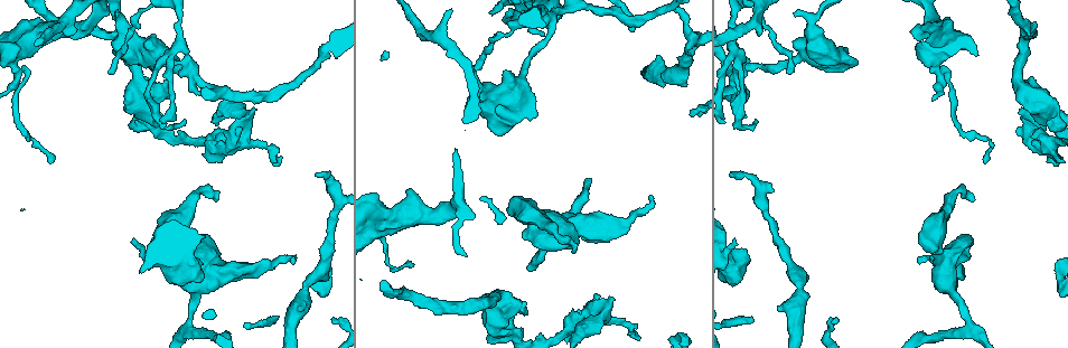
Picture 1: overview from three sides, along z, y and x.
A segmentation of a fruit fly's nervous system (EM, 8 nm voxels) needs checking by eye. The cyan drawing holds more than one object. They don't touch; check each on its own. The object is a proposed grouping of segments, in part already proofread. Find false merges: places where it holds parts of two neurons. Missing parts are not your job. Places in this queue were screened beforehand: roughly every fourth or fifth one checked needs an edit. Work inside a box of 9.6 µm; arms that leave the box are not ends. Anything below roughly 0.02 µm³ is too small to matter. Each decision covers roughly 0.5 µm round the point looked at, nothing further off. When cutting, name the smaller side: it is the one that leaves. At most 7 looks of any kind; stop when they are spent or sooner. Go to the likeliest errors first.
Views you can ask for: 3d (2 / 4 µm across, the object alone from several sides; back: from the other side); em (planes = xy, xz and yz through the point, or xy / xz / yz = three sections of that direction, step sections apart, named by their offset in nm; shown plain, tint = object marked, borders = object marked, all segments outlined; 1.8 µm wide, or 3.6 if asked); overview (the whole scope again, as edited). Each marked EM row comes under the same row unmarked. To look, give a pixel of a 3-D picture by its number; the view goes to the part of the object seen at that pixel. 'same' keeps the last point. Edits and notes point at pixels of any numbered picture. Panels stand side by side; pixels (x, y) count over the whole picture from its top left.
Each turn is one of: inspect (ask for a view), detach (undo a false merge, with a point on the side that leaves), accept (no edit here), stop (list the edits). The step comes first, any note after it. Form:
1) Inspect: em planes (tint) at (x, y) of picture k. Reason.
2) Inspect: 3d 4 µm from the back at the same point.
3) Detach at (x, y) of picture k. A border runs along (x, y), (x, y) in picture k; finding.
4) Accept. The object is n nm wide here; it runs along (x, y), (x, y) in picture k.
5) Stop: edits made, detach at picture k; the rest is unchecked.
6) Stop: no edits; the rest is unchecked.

Inspect: 3d 4 µm from the back at (195, 67) of picture 1. A narrow waist.

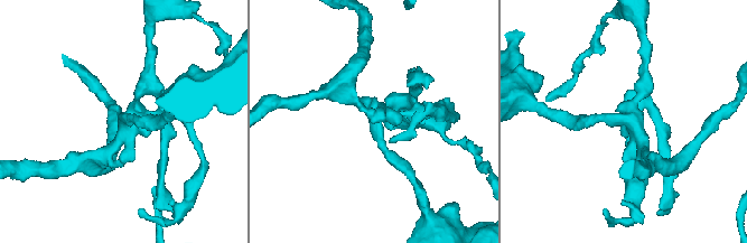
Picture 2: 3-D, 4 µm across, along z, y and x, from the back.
Inspect: em xz step 4 (tint) at (125, 119) of picture 2.

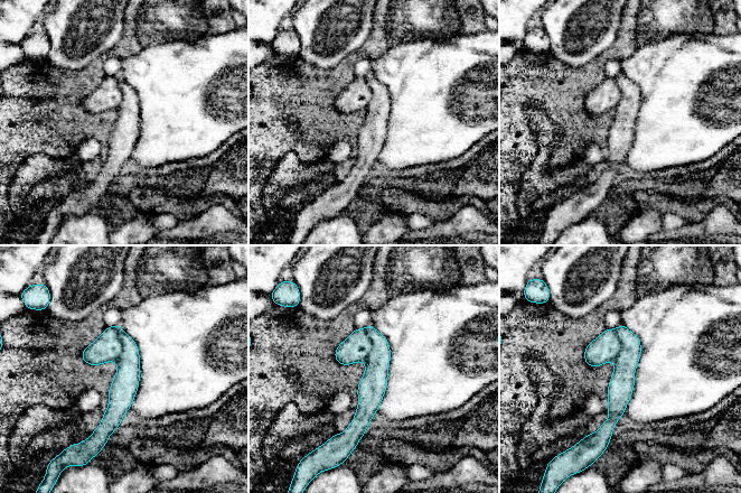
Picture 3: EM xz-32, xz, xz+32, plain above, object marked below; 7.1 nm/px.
Inspect: em planes (tint) at the same point.

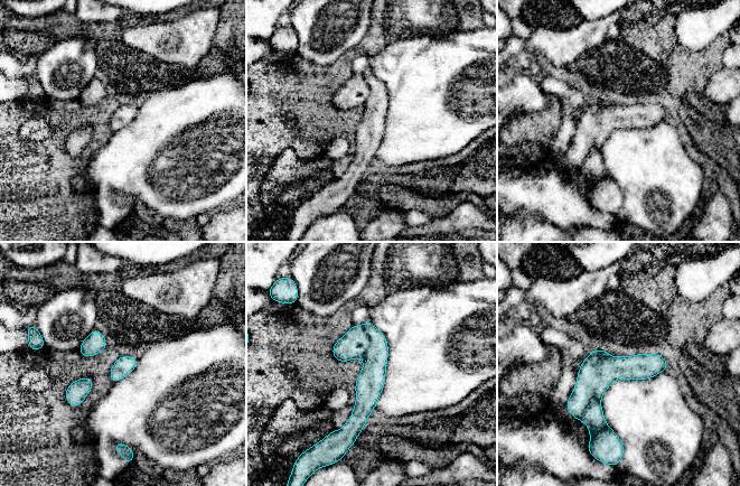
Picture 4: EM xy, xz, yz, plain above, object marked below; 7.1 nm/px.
Detach at (354, 344) of picture 4. A border runs along (362, 325), (370, 342), (363, 357) in picture 4; two neurons meet here.

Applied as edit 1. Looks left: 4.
Inspect: em yz step 16 (tint) at (17, 71) of picture 1. Calibre changes.

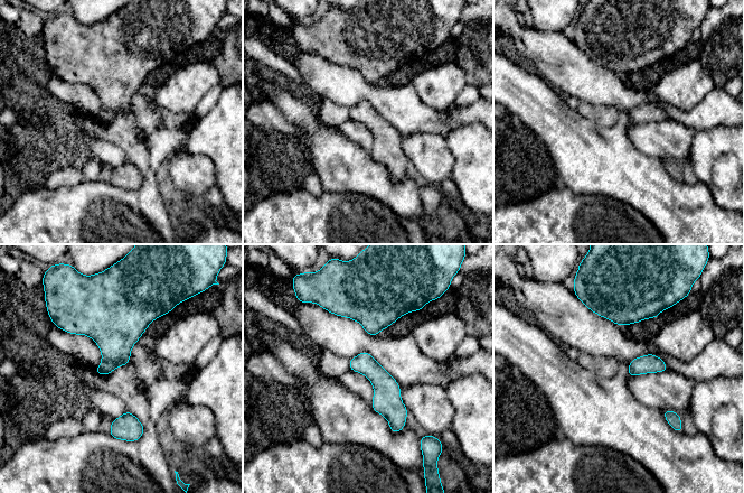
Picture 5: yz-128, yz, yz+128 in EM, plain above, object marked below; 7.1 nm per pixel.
Inspect: em xz step 4 (tint) at the same point.

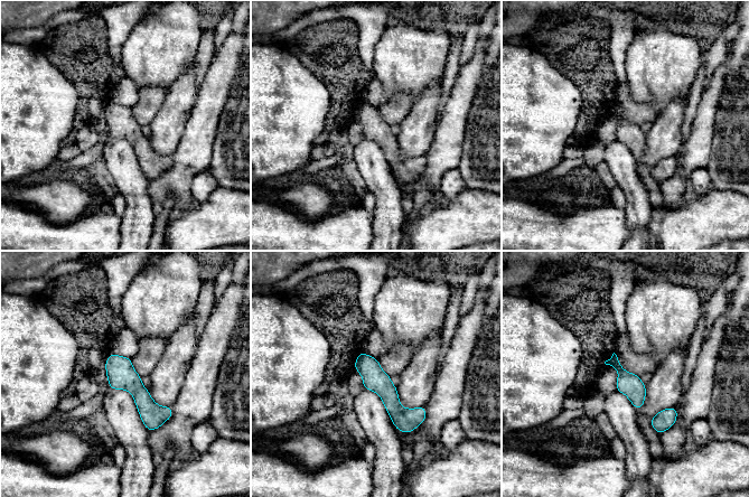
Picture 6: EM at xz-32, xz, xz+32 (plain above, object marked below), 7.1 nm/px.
Accept. The object is 160 nm wide here; it runs along (361, 356), (411, 428) in picture 6; continuous, no second neuron.

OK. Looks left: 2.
Inspect: em yz step 8 (tint) at (233, 141) of picture 1.

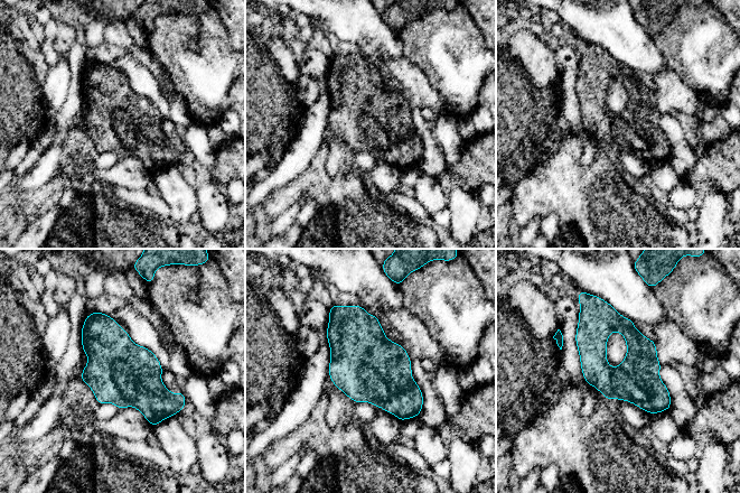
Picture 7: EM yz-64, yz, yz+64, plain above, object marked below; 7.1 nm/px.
Accept. The object is 320 nm wide here; all the same neuron.

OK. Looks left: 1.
Stop: edits made, detach at picture 4; the rest is unchecked.

